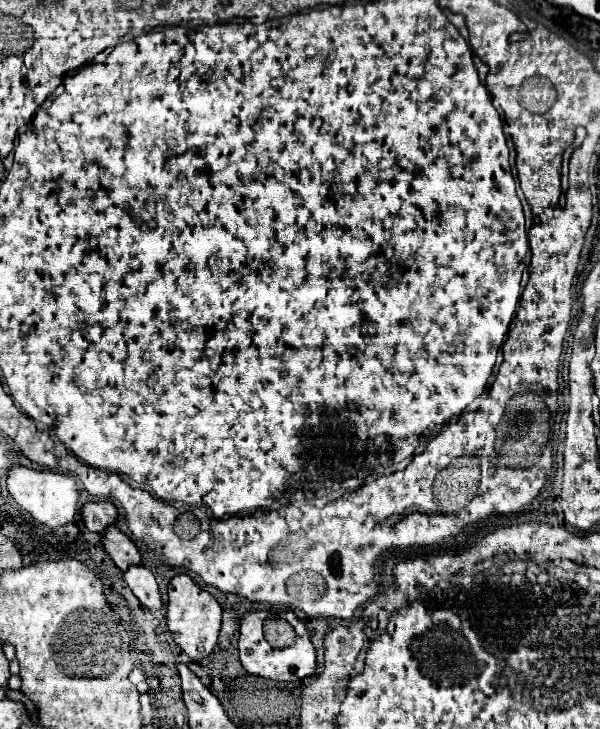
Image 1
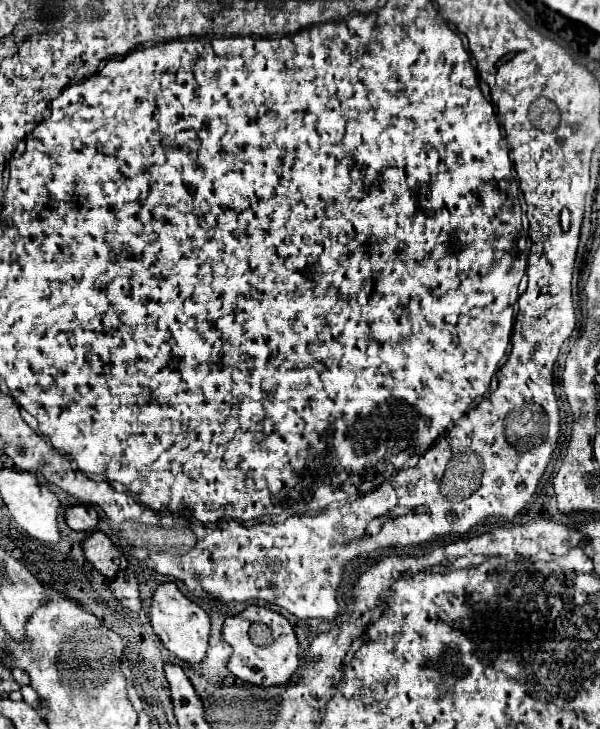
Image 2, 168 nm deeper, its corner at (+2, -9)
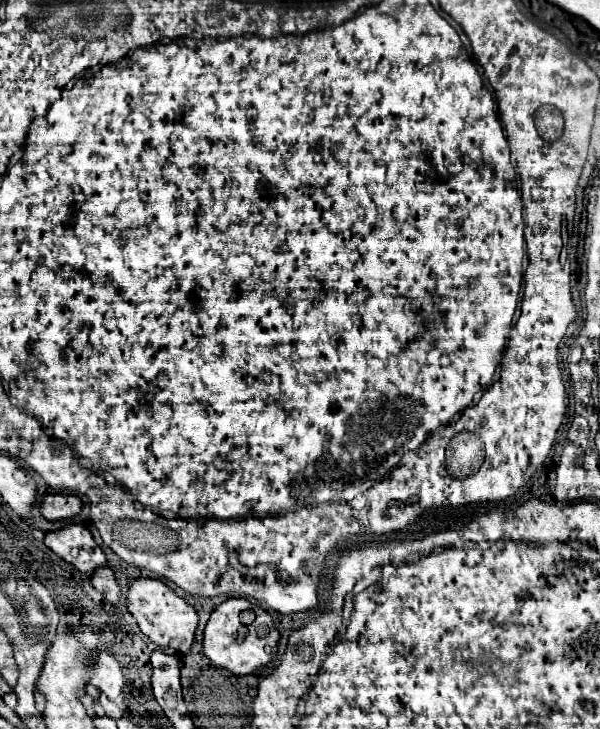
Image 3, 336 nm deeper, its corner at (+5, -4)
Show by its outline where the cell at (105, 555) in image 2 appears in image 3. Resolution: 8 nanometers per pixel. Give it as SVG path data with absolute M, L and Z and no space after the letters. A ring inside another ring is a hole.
M71 524L55 532L47 532L43 542L59 558L69 562L83 574L91 574L91 570L105 564L103 550L95 544L91 532L85 526Z

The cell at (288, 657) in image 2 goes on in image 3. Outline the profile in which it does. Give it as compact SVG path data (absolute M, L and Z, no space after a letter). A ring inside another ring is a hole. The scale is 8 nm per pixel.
M229 598L225 602L221 602L213 612L211 618L205 626L203 632L203 652L205 656L219 668L225 668L237 676L245 676L245 674L253 674L259 668L263 668L273 654L277 652L277 642L279 642L279 632L273 626L271 616L261 610L259 606L243 600L243 598ZM243 610L253 610L255 612L255 622L249 626L243 626L239 622L239 614Z

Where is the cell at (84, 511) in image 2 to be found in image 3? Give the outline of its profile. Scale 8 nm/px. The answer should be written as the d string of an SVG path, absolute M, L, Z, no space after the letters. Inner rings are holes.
M45 494L41 498L41 514L45 520L63 520L79 514L81 500L75 494Z

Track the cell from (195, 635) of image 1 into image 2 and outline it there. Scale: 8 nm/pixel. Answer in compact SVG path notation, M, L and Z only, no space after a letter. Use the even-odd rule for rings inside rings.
M164 583L154 591L150 607L150 623L154 627L154 633L162 639L164 647L178 659L186 663L200 663L206 657L210 637L210 617L200 605L182 595L176 583Z

